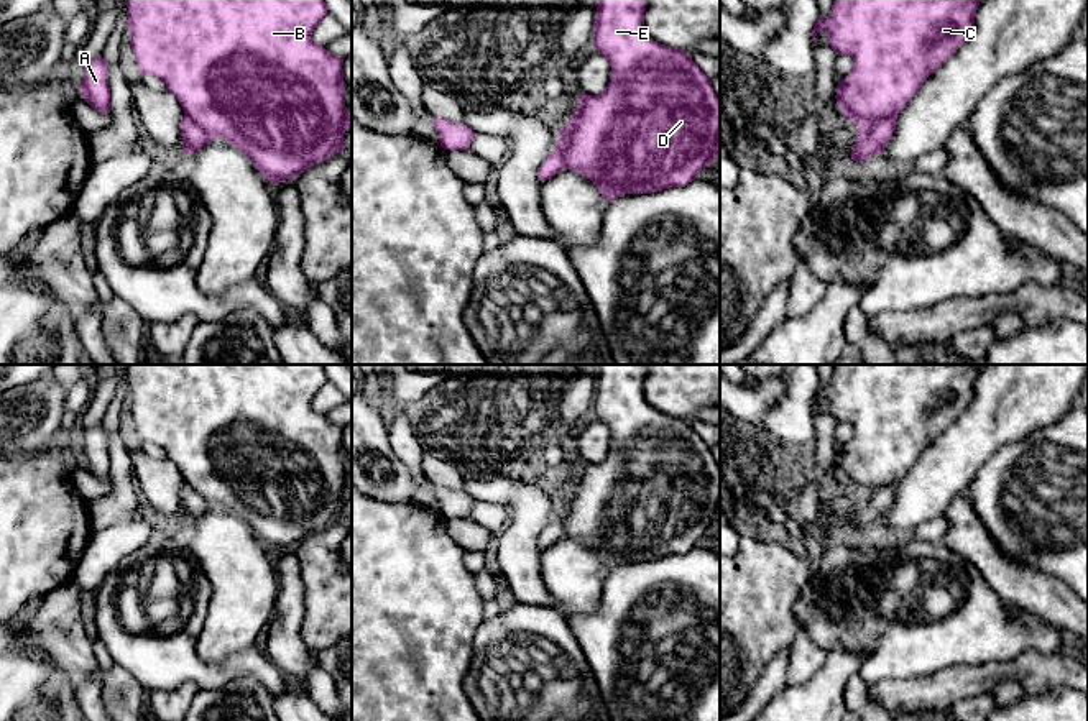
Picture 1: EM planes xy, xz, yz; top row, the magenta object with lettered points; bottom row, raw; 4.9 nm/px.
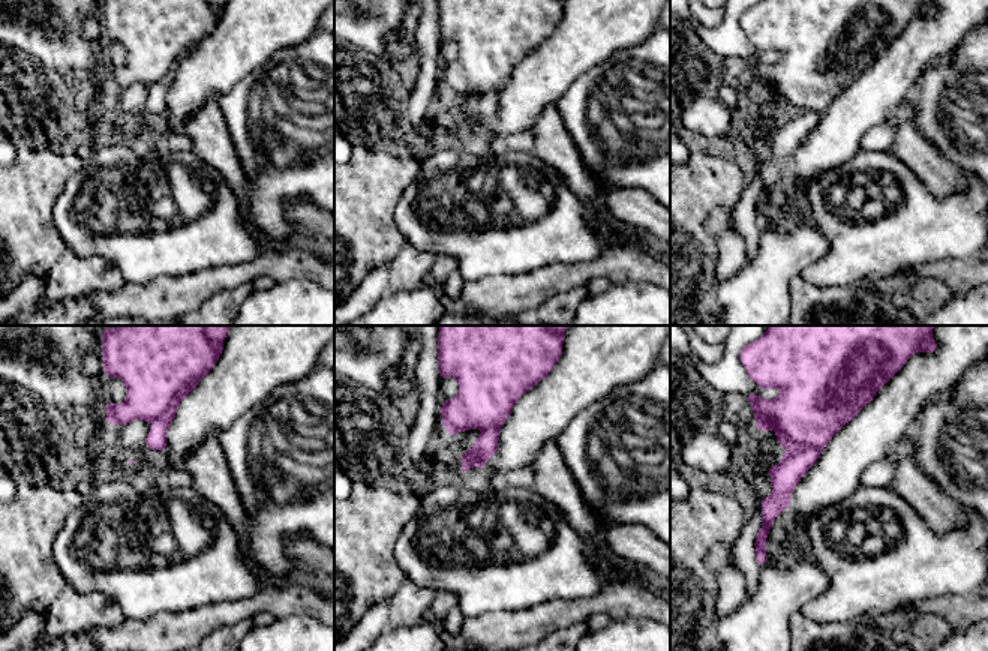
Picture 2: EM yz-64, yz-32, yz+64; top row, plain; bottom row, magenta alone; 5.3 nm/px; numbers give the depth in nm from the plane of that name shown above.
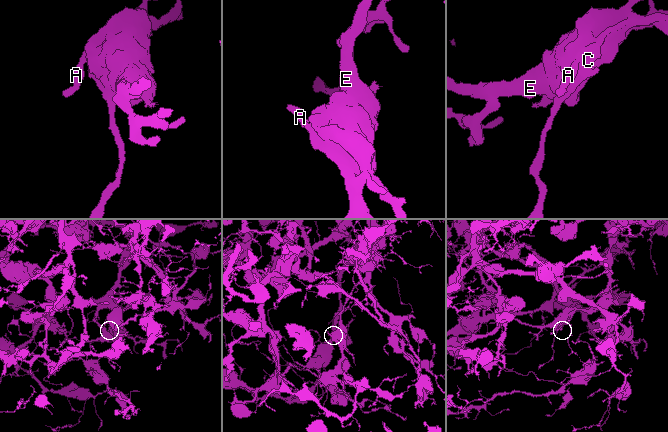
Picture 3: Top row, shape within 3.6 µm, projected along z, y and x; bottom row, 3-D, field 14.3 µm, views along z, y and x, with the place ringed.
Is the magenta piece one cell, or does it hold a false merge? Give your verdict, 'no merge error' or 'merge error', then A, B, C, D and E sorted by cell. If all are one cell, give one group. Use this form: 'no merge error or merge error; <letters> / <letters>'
merge error; A / B C D E

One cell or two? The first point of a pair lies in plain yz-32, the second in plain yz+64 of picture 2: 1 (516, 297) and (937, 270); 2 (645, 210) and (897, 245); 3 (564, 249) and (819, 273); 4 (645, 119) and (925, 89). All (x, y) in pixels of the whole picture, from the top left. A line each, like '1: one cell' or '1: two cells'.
1: one cell
2: two cells
3: one cell
4: one cell

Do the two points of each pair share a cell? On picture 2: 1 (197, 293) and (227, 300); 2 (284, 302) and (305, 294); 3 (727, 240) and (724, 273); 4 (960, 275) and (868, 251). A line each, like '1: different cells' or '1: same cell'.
1: different cells
2: same cell
3: same cell
4: different cells

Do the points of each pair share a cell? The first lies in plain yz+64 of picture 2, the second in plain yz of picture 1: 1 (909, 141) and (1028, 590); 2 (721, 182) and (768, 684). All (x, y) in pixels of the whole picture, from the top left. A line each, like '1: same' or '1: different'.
1: same
2: different

